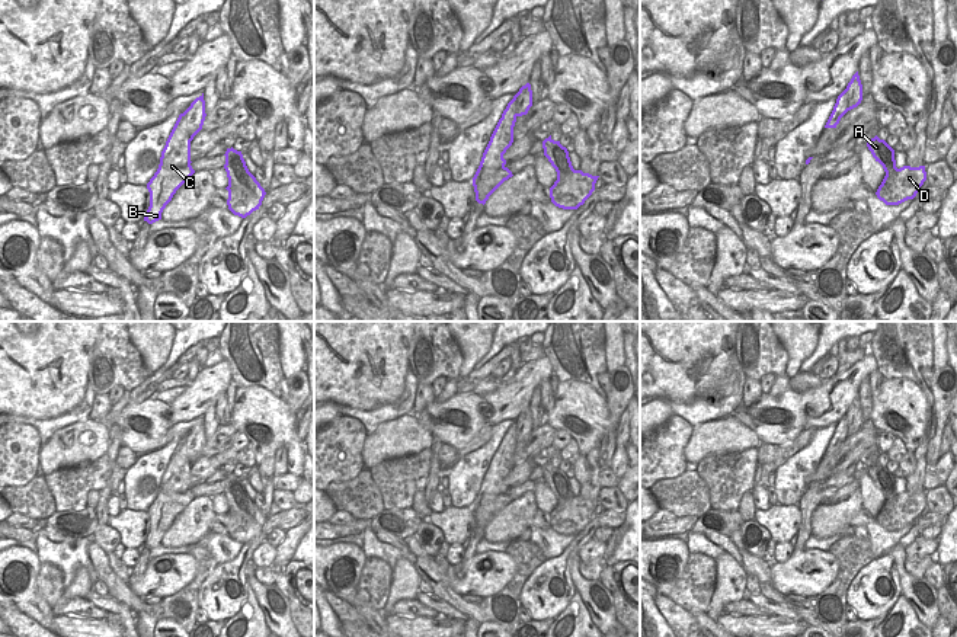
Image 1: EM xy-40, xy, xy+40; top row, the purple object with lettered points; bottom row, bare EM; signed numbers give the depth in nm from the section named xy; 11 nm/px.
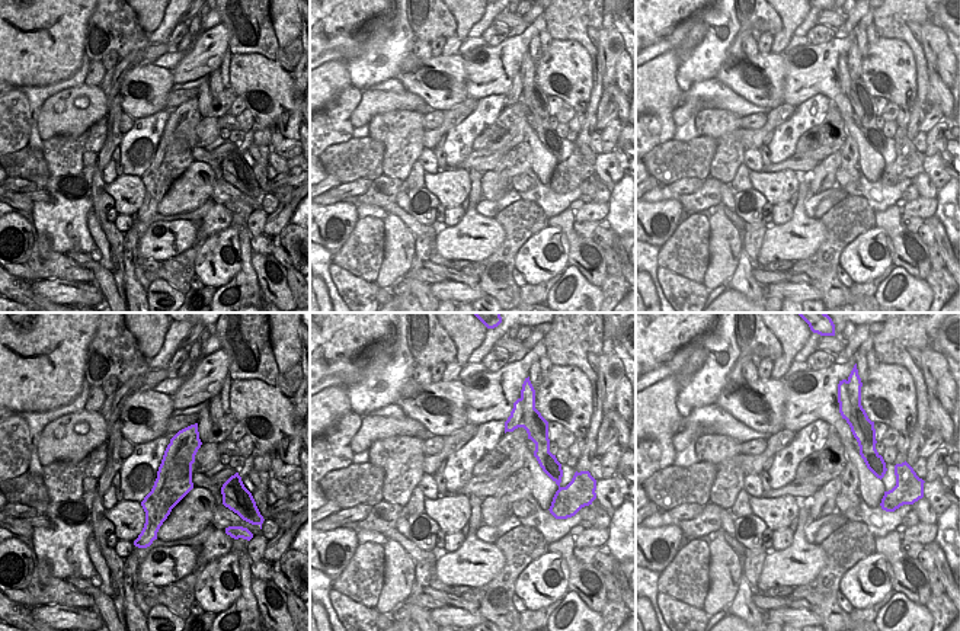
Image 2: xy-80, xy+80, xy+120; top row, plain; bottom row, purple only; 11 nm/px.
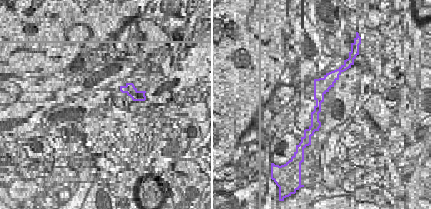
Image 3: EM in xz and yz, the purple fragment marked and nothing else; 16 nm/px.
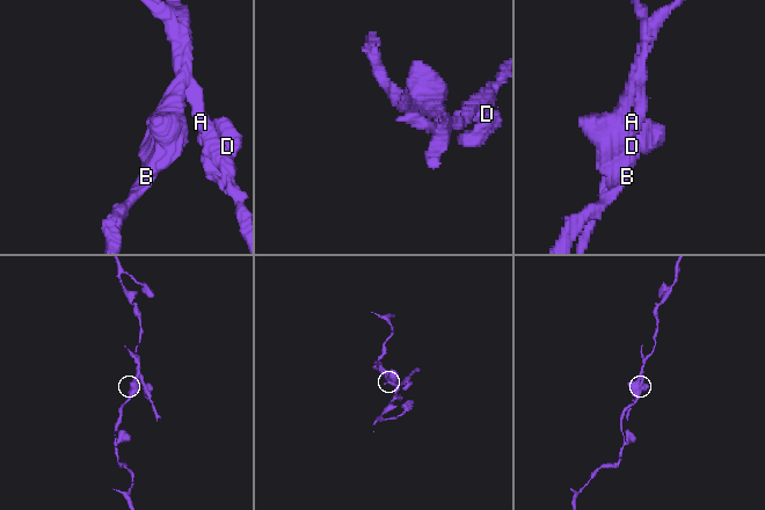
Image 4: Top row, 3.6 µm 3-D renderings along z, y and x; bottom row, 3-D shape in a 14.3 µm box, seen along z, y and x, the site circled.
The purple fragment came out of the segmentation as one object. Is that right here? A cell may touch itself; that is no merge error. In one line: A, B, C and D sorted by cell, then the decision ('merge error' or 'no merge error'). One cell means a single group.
A D / B C; merge error

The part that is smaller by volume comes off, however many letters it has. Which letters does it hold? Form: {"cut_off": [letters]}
{"cut_off": ["A", "D"]}

